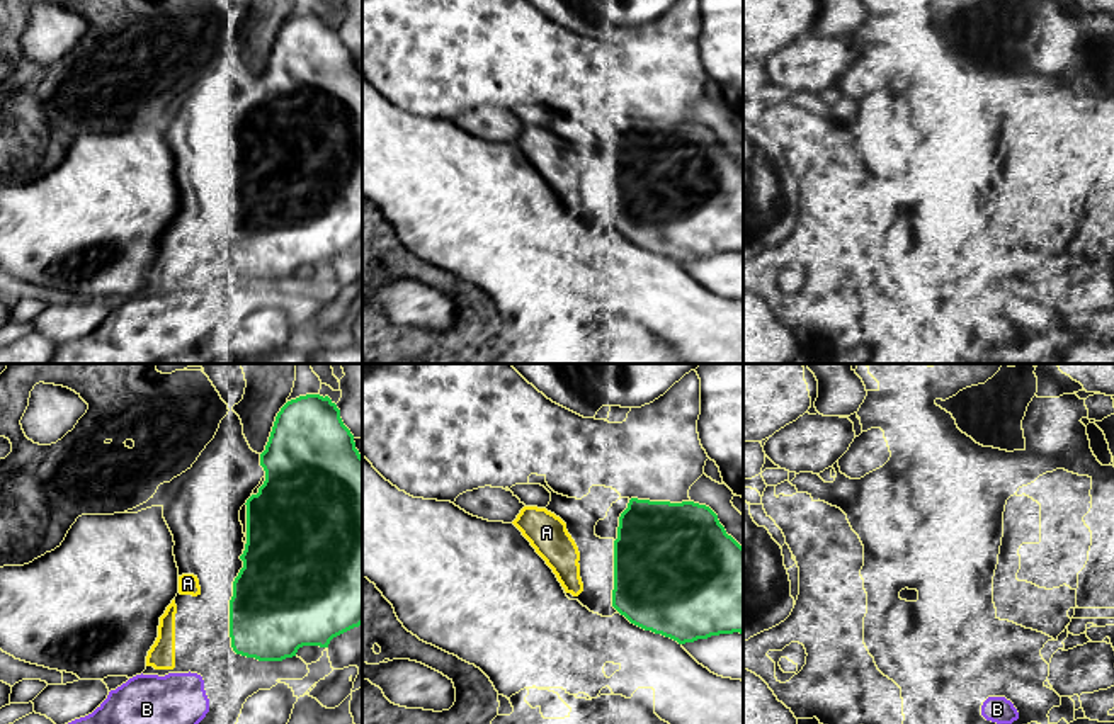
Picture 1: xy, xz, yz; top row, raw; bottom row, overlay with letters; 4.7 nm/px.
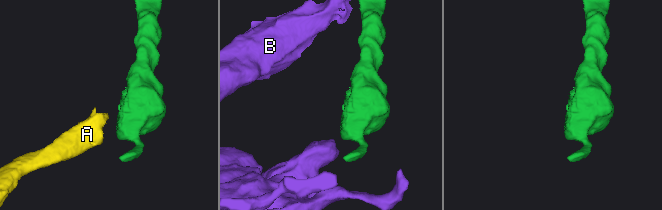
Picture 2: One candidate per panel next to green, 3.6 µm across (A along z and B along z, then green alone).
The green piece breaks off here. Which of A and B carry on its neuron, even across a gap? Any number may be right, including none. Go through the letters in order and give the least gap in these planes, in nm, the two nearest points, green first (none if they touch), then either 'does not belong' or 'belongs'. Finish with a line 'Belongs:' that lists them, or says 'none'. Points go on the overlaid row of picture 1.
A: 140 nm apart; from green across xz (613, 590), (582, 590); belongs
B: 200 nm apart; from green across xy (233, 650), (201, 677); does not belong
Belongs: A

